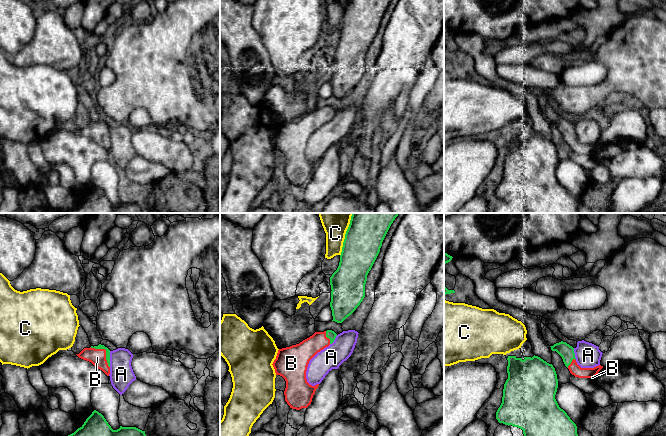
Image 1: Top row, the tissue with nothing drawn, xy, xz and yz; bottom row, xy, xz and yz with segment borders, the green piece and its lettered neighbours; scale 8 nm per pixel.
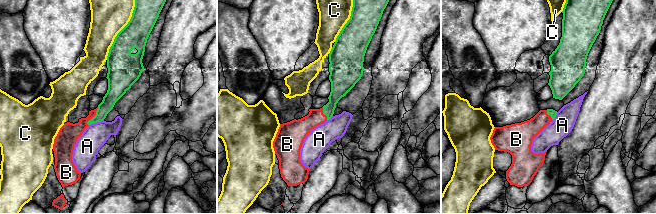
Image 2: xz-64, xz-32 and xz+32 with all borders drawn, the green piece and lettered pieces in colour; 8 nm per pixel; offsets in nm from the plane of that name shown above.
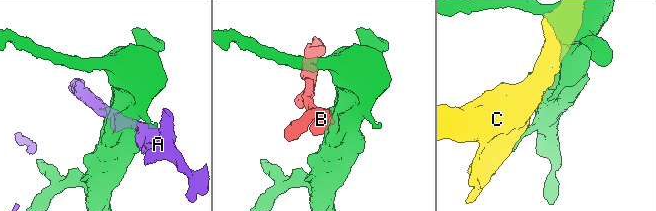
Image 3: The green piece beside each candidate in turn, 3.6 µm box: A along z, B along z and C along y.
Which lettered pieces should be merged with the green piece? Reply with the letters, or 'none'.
B

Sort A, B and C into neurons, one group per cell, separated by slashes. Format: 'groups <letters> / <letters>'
groups A / B / C

